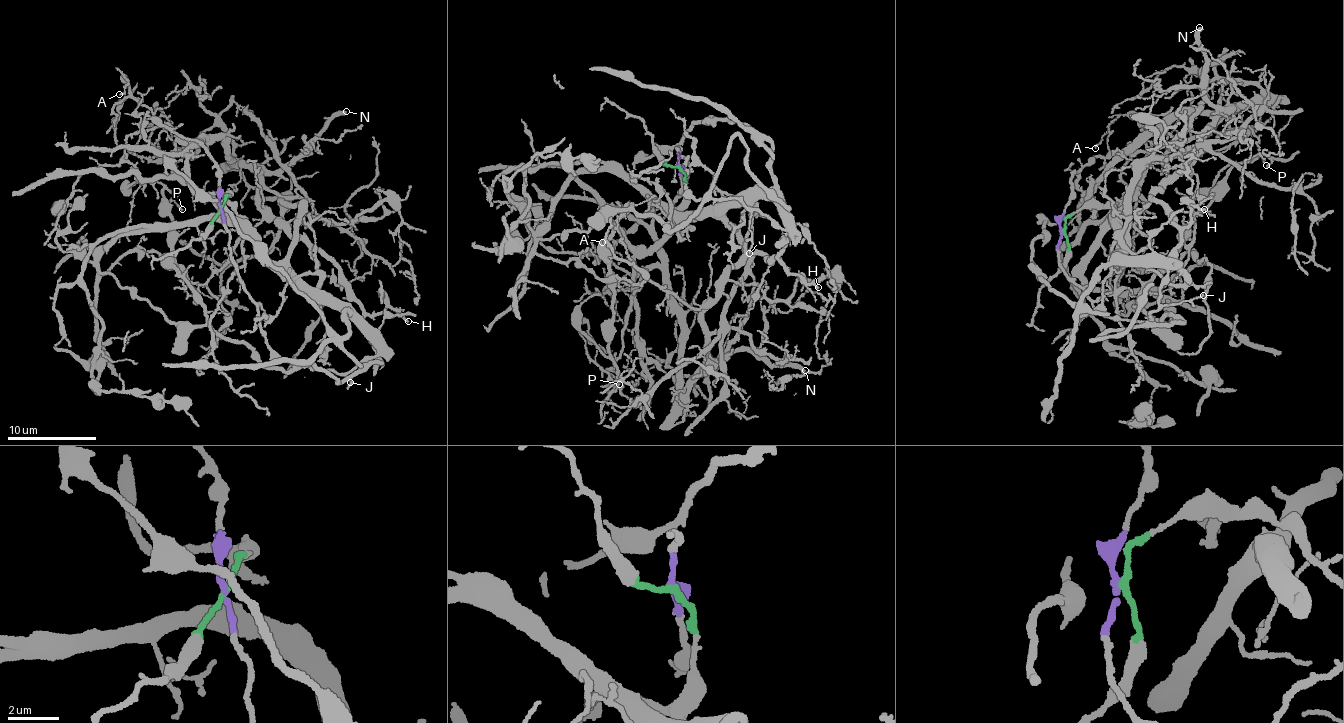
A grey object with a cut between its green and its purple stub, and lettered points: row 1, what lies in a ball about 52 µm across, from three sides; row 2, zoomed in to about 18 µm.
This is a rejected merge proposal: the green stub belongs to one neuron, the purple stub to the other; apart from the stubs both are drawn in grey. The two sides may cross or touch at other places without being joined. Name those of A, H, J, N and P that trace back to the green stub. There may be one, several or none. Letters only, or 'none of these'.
A, H, N

